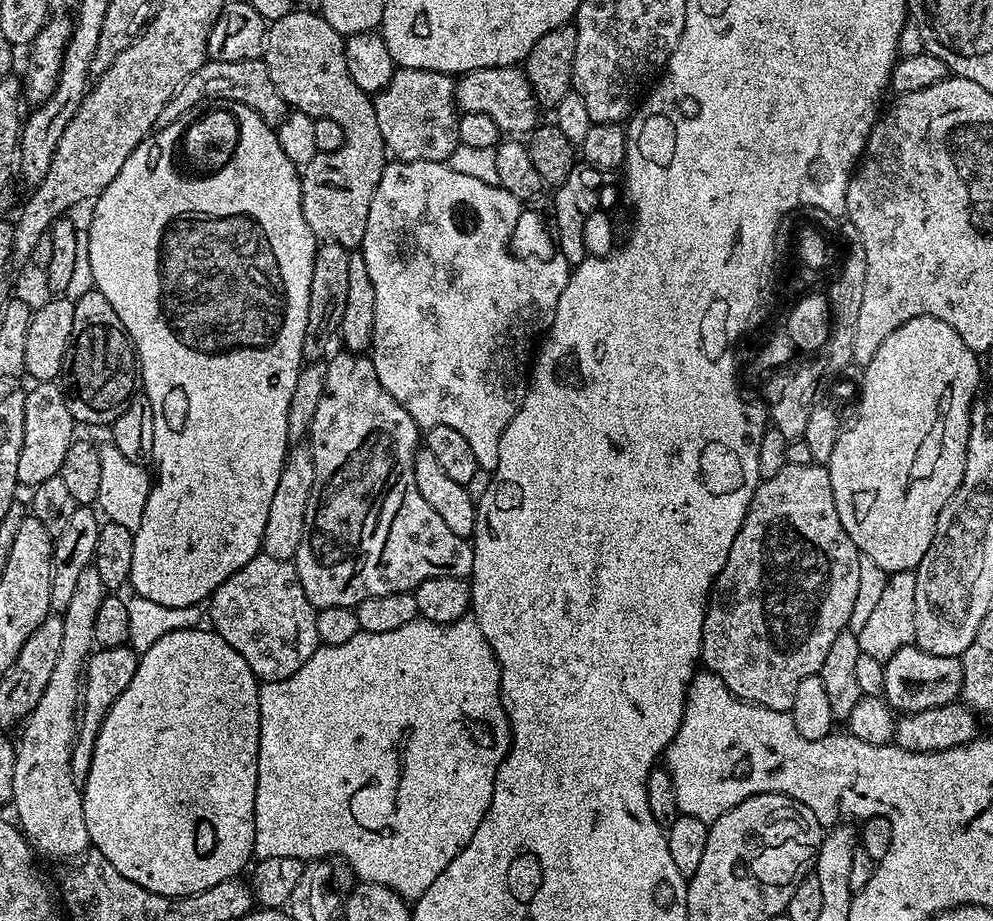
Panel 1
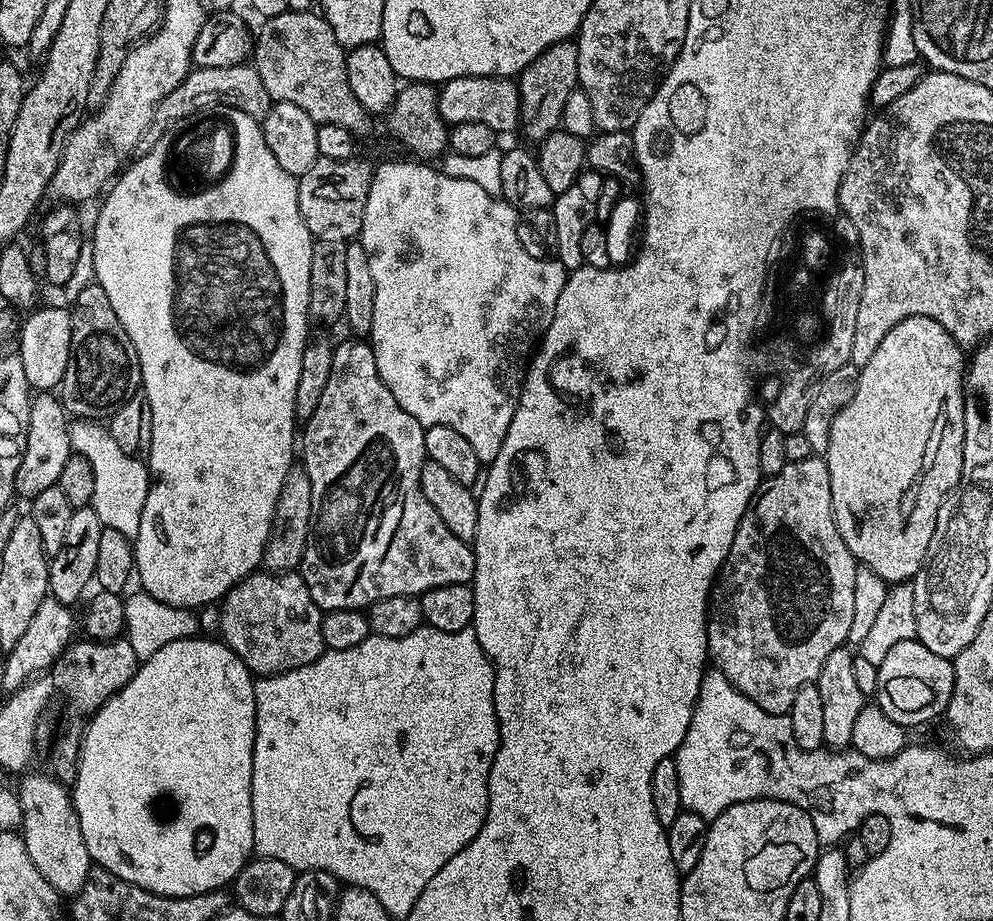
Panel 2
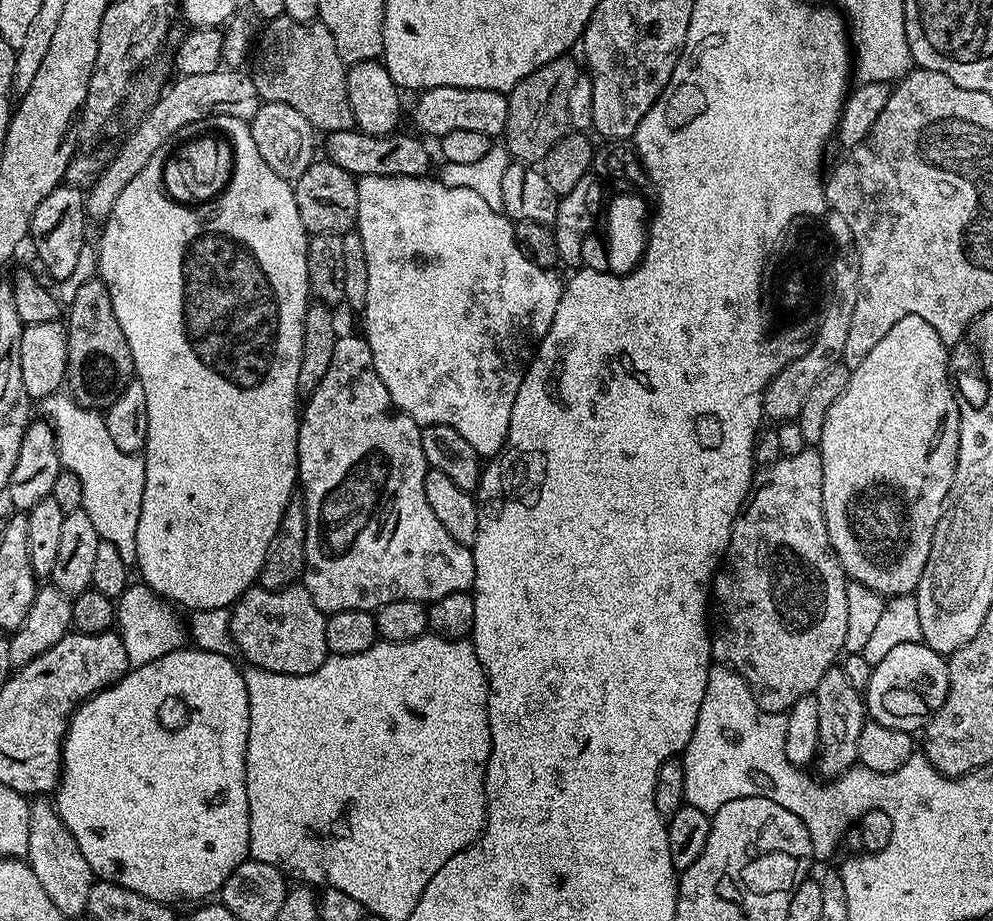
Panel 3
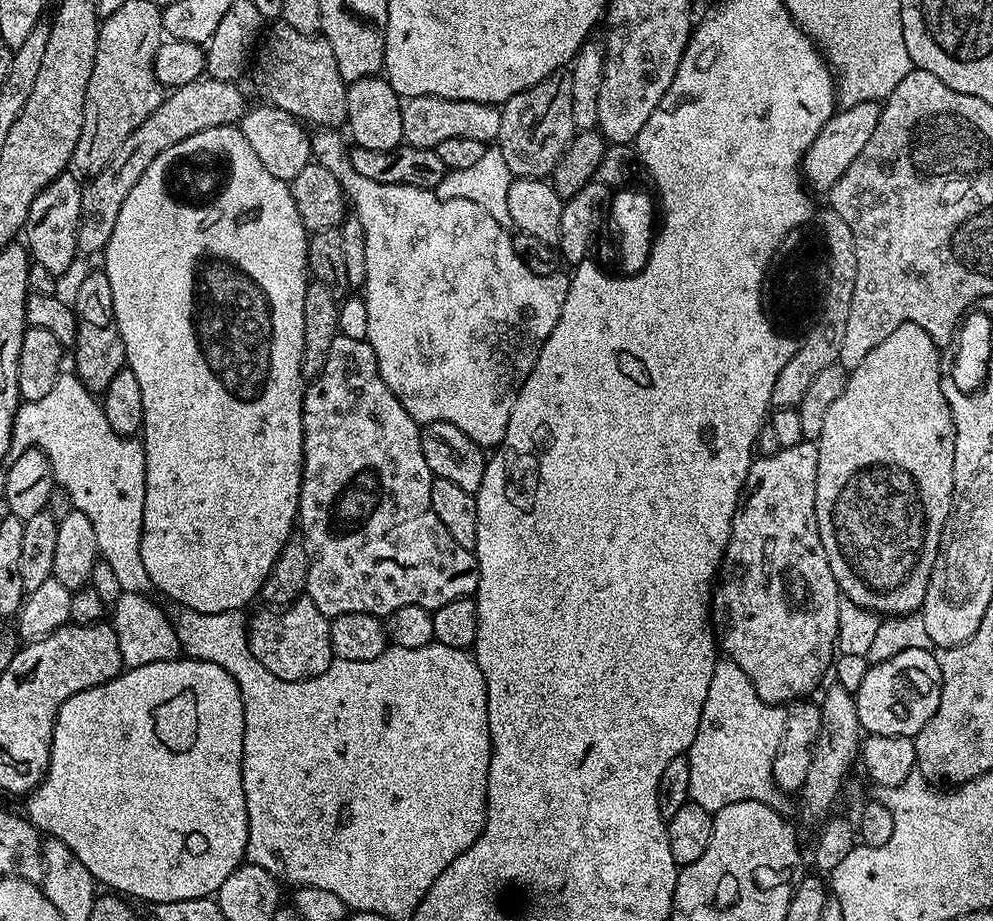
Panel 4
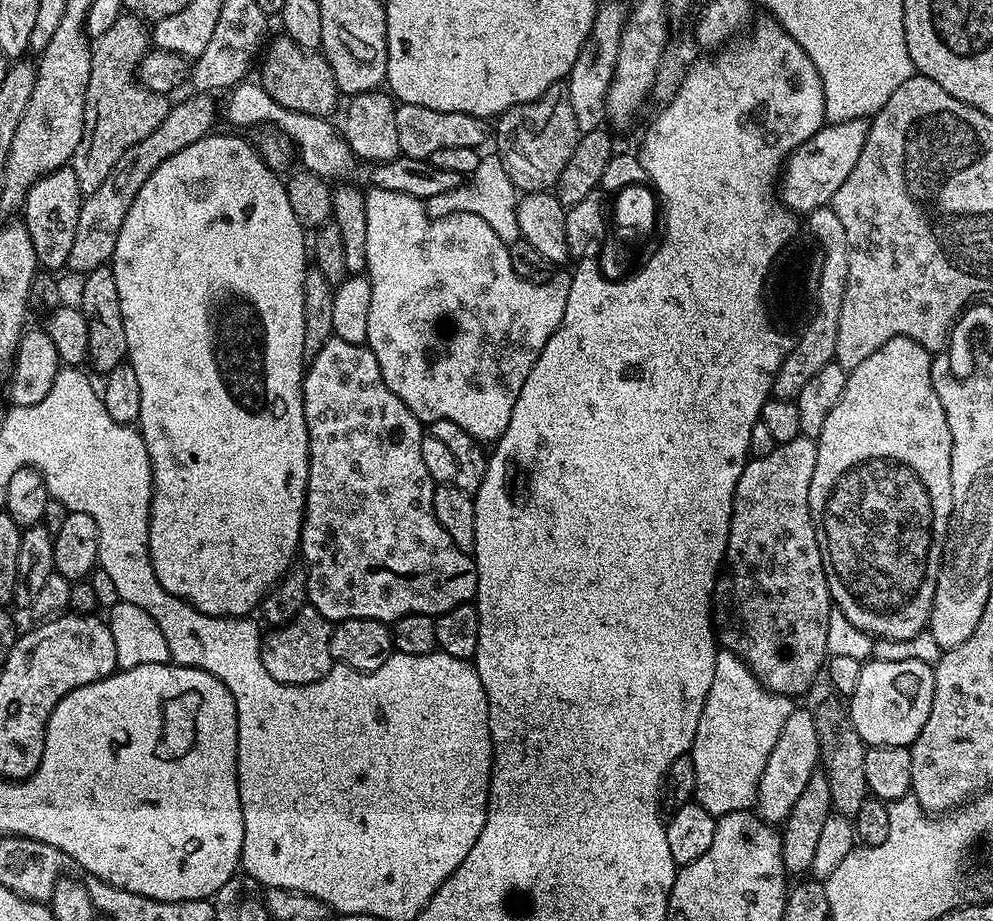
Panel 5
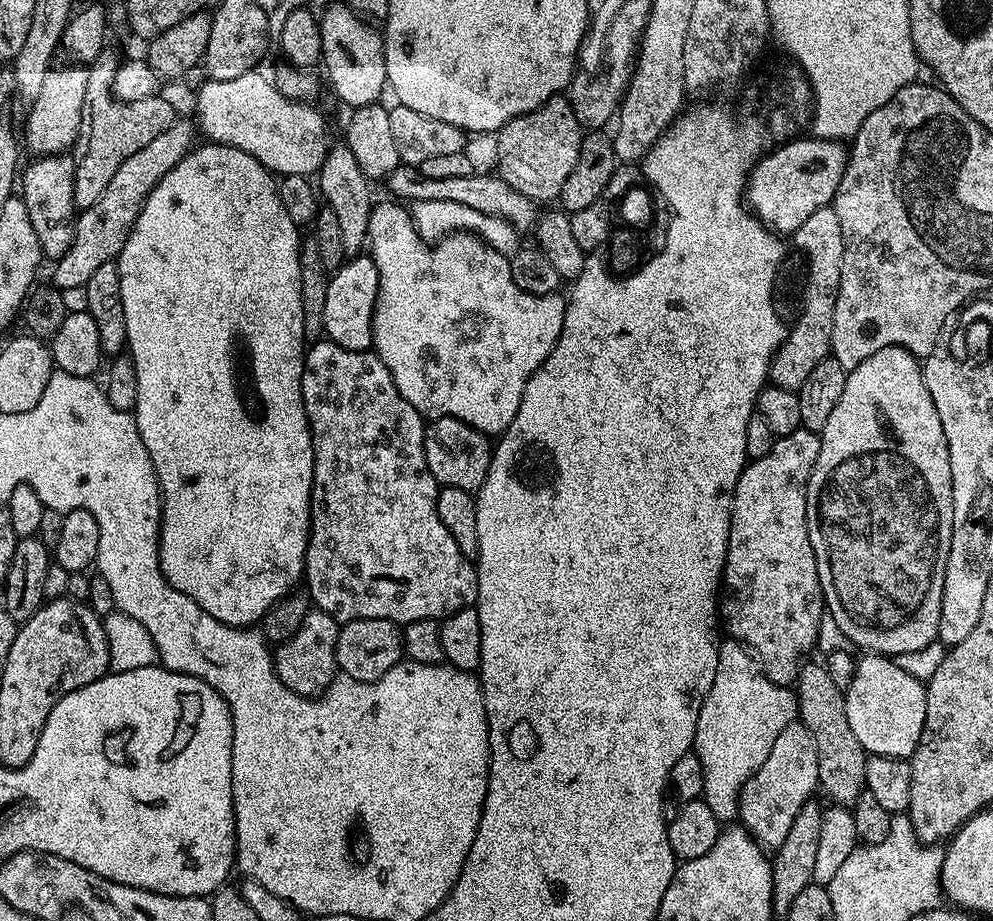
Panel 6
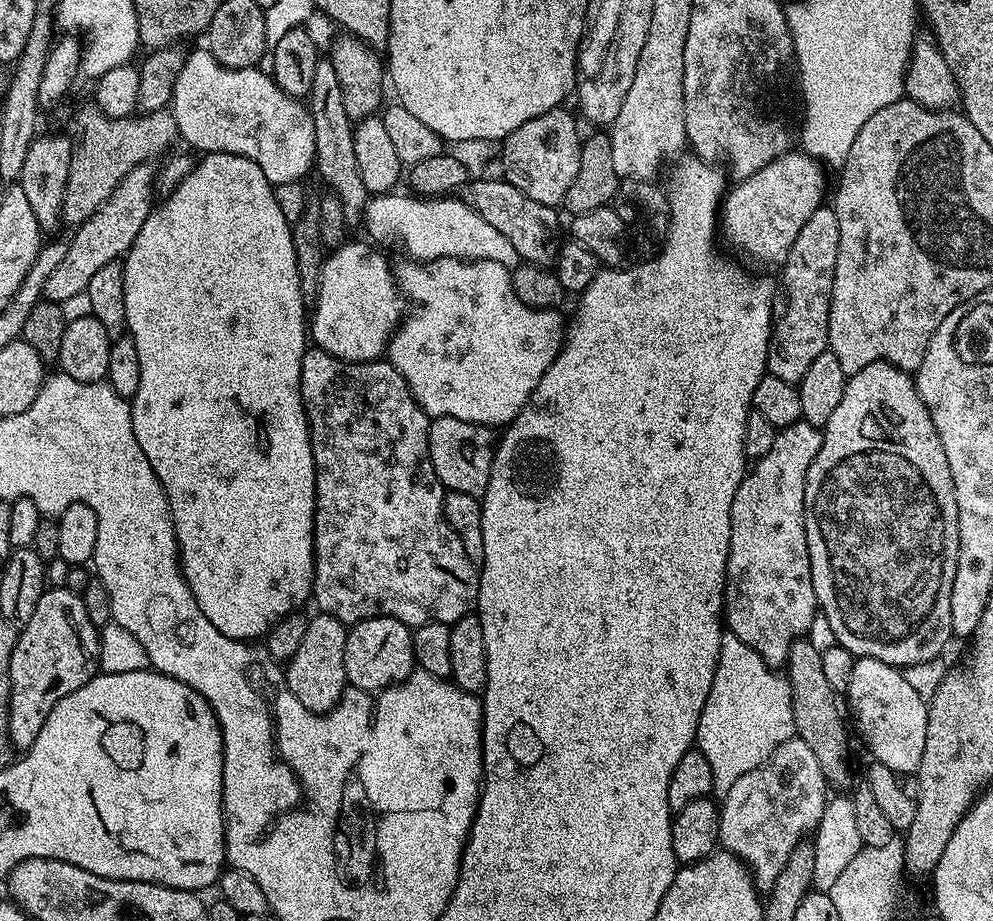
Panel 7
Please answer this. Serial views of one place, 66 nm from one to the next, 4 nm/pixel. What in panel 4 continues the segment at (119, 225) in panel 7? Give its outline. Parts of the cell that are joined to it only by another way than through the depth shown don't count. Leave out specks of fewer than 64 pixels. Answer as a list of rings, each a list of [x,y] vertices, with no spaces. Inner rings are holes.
[[[201,78],[190,82],[181,88],[171,89],[165,95],[163,102],[122,142],[118,154],[110,158],[107,166],[96,176],[91,177],[90,183],[82,194],[82,214],[78,222],[77,253],[92,258],[92,255],[103,253],[110,242],[110,234],[114,234],[114,222],[118,222],[118,210],[122,210],[122,202],[126,202],[126,194],[134,190],[134,182],[146,174],[146,166],[158,158],[162,150],[174,146],[174,142],[182,142],[190,134],[198,134],[198,130],[206,130],[214,126],[230,124],[239,125],[246,113],[244,92],[239,83],[218,81],[211,78]]]

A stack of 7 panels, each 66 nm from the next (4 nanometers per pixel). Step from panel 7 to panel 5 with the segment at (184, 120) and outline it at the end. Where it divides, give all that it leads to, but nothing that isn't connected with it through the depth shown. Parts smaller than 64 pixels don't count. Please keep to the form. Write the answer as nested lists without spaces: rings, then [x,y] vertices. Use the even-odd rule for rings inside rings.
[[[243,82],[231,89],[227,93],[228,97],[228,120],[232,124],[237,124],[240,128],[248,128],[251,124],[266,124],[262,126],[271,126],[273,129],[279,129],[294,145],[295,155],[298,160],[301,160],[303,167],[307,171],[315,172],[317,176],[323,176],[325,178],[333,178],[335,181],[344,182],[356,172],[358,167],[358,161],[356,155],[350,150],[350,146],[346,142],[343,131],[339,127],[336,128],[331,123],[331,119],[323,116],[315,116],[314,114],[302,114],[301,112],[295,112],[289,108],[283,108],[278,102],[274,102],[274,98],[270,98],[270,94],[266,94],[266,90],[258,82]]]

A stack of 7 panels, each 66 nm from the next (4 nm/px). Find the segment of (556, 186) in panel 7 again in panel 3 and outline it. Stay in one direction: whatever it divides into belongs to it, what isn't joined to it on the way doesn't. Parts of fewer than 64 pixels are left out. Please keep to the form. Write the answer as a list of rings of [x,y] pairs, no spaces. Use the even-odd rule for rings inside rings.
[[[565,54],[538,66],[534,74],[522,78],[507,93],[508,113],[506,126],[502,133],[503,147],[508,149],[509,157],[516,162],[542,162],[546,154],[570,131],[570,90],[578,82],[582,68]]]

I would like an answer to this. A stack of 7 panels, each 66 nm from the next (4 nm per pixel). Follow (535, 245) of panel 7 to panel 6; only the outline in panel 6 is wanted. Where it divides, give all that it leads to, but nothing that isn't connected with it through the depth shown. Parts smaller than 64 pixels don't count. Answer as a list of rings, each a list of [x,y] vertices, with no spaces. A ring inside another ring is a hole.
[[[401,163],[388,175],[386,187],[393,192],[395,199],[400,202],[413,200],[429,200],[430,202],[462,202],[462,206],[470,206],[484,214],[497,216],[516,227],[517,232],[524,234],[526,230],[535,229],[538,219],[537,201],[526,198],[514,186],[510,186],[498,174],[492,176],[459,176],[458,178],[426,178],[419,167]]]

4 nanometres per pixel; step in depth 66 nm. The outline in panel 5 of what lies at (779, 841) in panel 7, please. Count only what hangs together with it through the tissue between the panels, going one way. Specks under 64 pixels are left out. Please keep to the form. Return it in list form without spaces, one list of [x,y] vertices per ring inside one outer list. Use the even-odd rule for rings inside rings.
[[[793,707],[792,711],[785,715],[778,742],[774,742],[774,750],[770,750],[766,770],[762,770],[754,805],[760,819],[767,820],[773,826],[783,825],[790,810],[794,810],[794,802],[798,802],[806,782],[810,782],[812,775],[817,772],[821,760],[820,735],[816,720],[807,707]]]

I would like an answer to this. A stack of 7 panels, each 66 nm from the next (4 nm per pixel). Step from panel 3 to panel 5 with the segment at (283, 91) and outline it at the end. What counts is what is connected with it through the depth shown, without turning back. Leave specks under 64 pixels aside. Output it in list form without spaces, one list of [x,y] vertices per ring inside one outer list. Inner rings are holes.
[[[277,35],[278,38],[267,45],[260,64],[264,69],[258,76],[258,83],[283,108],[289,108],[302,114],[331,117],[336,103],[342,100],[339,86],[334,82],[334,70],[326,62],[321,53],[307,50],[293,42],[288,36]]]

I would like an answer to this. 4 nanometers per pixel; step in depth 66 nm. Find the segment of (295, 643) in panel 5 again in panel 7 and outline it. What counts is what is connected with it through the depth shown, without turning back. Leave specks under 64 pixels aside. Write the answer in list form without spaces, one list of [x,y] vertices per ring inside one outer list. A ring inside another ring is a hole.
[[[323,614],[313,615],[308,622],[306,630],[306,638],[302,638],[302,646],[298,646],[298,654],[294,654],[294,658],[287,661],[286,668],[288,673],[285,674],[284,680],[287,691],[294,694],[294,698],[298,698],[298,702],[302,702],[302,706],[306,706],[306,710],[327,714],[328,711],[343,696],[348,679],[346,678],[346,638],[348,637],[348,628],[346,625],[333,616]]]

